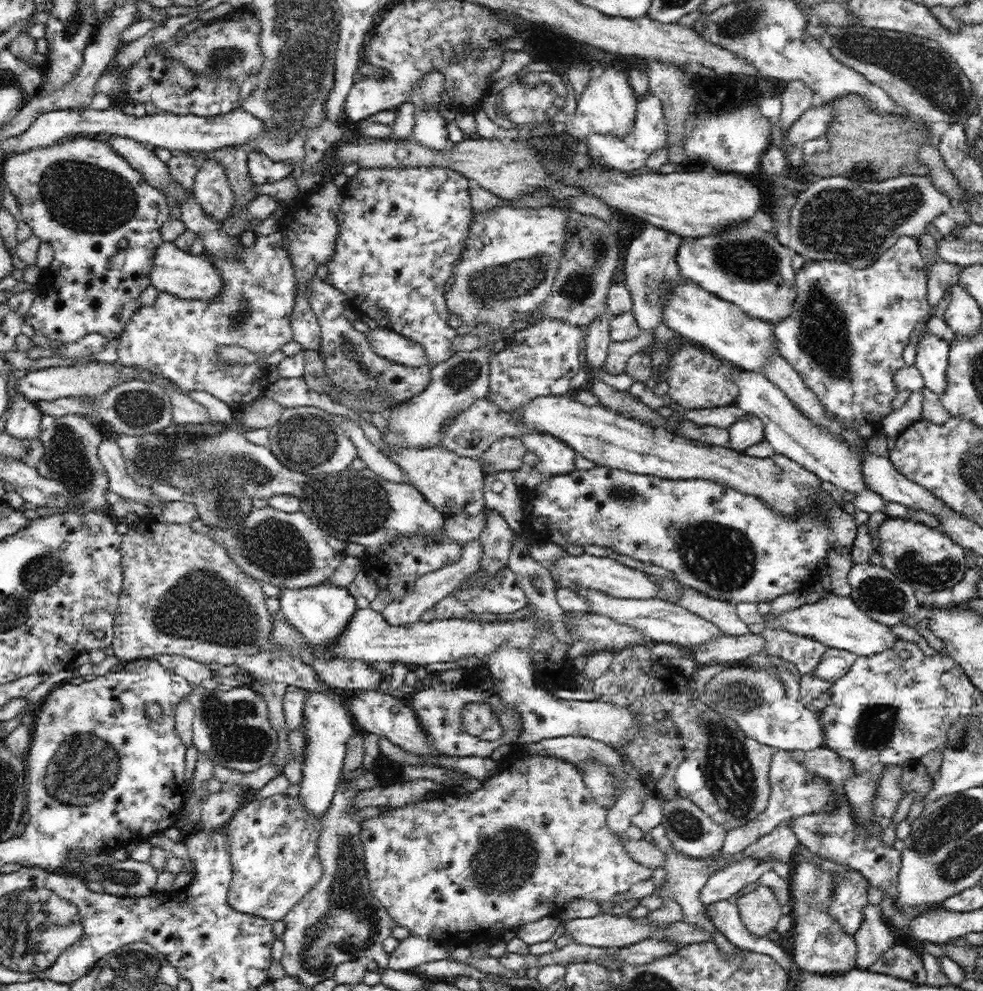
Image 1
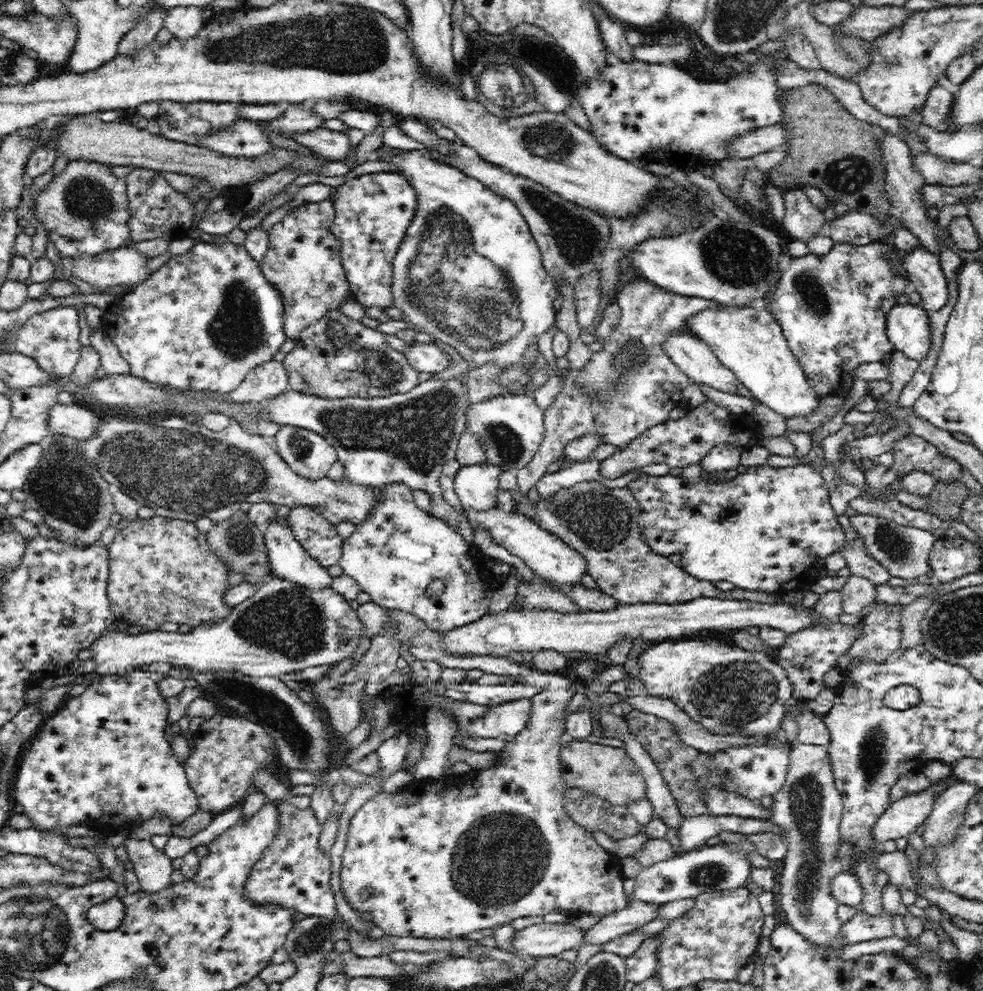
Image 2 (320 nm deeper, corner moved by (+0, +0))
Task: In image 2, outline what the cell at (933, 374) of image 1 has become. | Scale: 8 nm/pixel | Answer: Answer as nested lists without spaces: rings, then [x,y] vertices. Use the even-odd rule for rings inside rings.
[[[919,301],[913,305],[900,305],[888,317],[888,337],[894,349],[906,355],[906,358],[920,362],[928,356],[932,348],[932,328],[929,312],[920,306]]]

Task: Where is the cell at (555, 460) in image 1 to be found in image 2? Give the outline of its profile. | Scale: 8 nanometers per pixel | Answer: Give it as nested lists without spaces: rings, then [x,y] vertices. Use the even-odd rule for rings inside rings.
[[[530,393],[512,394],[499,399],[494,398],[484,404],[472,405],[468,416],[469,430],[479,434],[481,443],[488,453],[488,465],[502,471],[518,471],[528,468],[531,460],[538,454],[545,439],[543,411],[535,404]]]

